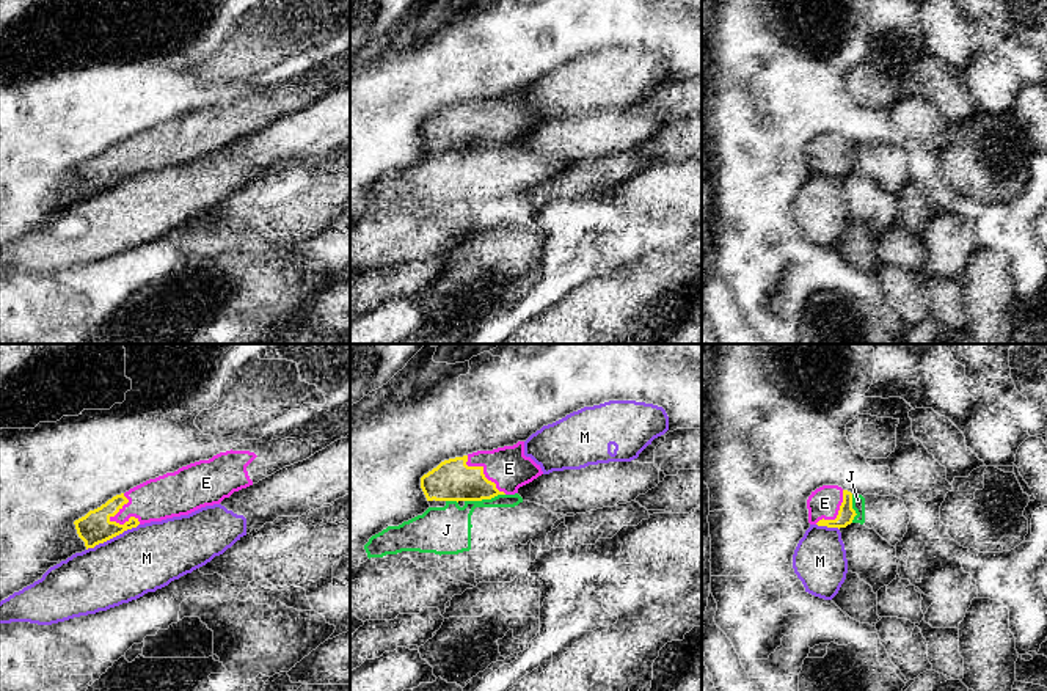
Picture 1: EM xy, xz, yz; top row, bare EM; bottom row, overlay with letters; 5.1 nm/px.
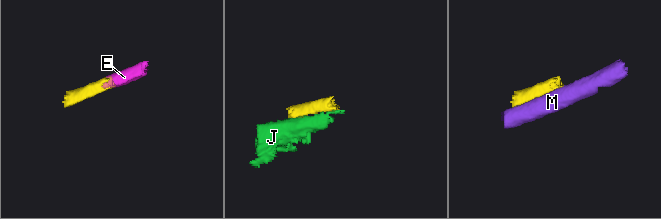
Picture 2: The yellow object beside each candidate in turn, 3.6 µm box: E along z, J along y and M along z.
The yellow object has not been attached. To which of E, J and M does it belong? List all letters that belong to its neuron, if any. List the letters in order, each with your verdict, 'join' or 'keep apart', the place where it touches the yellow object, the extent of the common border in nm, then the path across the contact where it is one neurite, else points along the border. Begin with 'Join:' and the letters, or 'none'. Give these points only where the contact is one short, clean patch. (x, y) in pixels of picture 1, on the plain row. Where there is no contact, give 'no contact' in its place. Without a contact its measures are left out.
Join: E
E: join; contact xy (113, 170); length 180 nm; way xy (94, 176), (105, 170), (113, 170), (124, 159), (156, 148)
J: keep apart; contact xz (484, 146); length 220 nm
M: keep apart; contact xy (112, 186); length 300 nm

